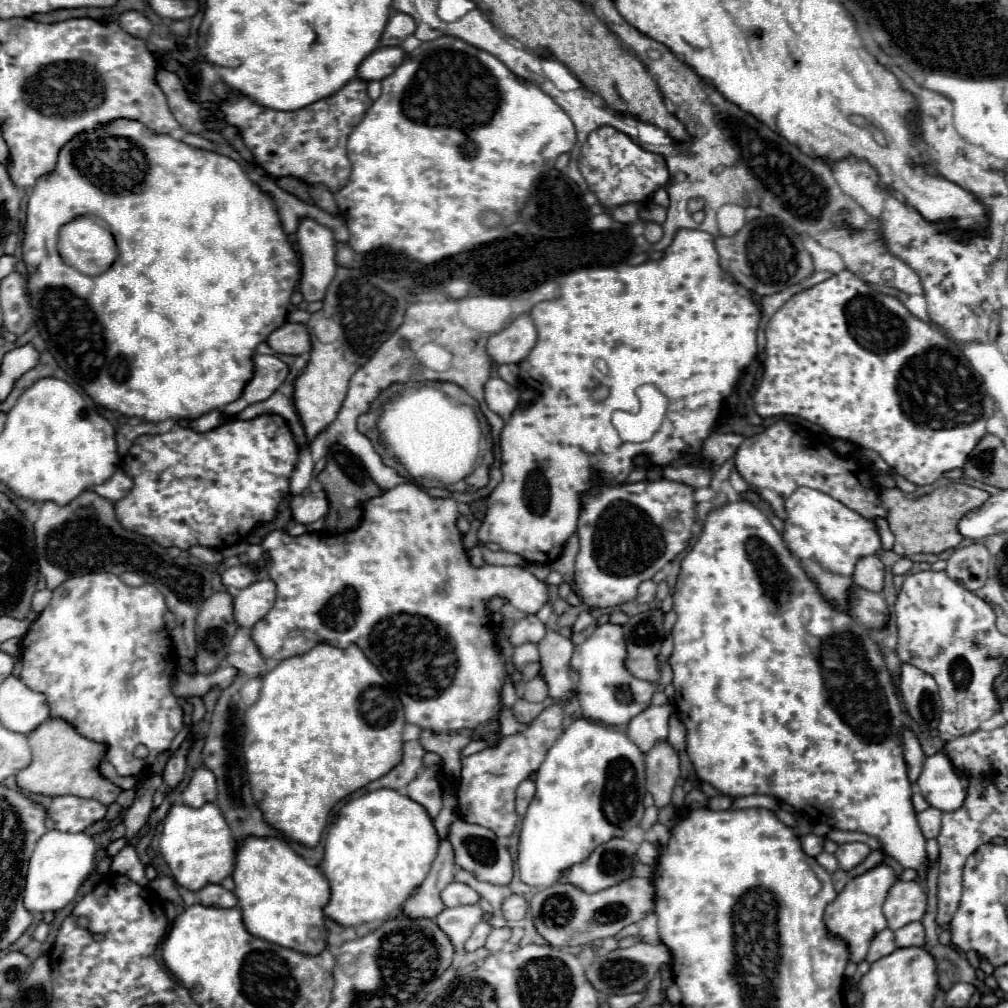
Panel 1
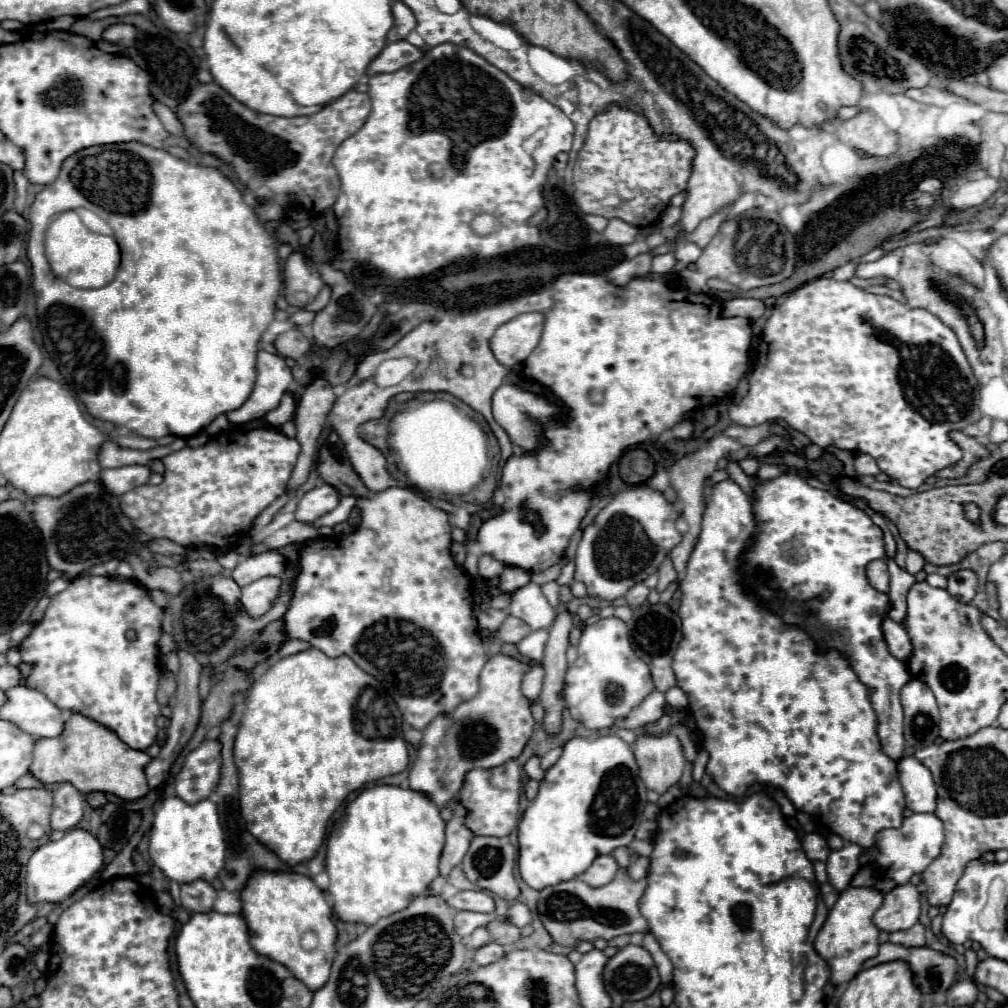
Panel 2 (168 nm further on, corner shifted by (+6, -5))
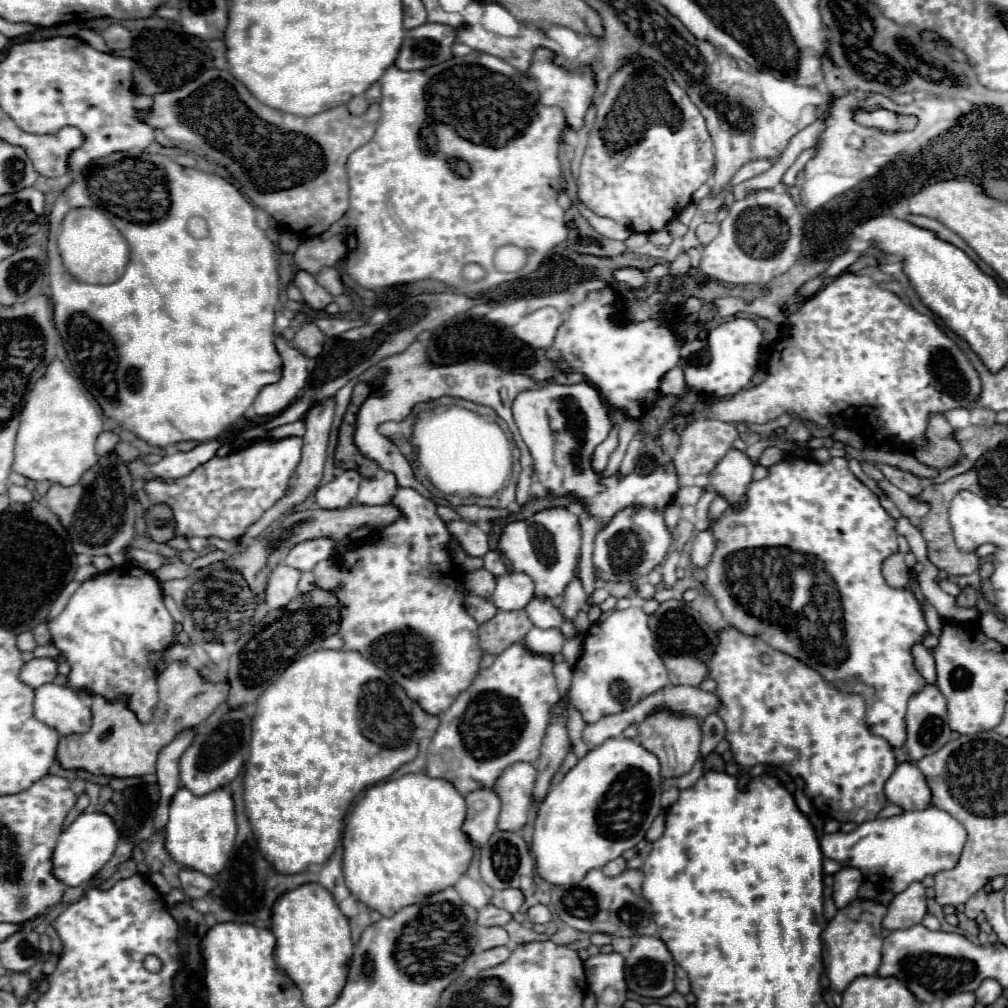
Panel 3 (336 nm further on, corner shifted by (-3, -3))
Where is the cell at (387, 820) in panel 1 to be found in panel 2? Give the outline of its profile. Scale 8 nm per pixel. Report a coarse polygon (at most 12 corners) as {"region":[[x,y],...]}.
{"region":[[372,786],[326,840],[332,916],[376,924],[426,892],[440,808]]}

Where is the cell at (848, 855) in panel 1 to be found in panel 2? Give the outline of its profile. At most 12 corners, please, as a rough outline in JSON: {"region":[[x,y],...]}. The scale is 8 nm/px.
{"region":[[862,848],[830,852],[828,880],[840,892],[860,870]]}

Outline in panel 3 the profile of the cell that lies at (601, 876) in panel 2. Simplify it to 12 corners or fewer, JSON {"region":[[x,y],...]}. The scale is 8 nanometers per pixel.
{"region":[[623,858],[607,862],[601,868],[607,876],[619,876],[627,868]]}

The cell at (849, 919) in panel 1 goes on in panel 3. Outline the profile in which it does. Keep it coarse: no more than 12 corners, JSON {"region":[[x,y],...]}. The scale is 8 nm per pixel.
{"region":[[855,900],[823,930],[833,992],[877,974],[885,906]]}

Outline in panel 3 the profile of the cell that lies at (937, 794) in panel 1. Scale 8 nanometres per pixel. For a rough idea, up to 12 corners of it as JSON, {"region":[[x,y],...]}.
{"region":[[899,764],[885,798],[903,810],[923,810],[931,790],[915,764]]}

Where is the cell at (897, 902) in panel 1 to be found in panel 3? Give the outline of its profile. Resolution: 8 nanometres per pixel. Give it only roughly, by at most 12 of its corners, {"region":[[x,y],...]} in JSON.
{"region":[[911,884],[887,906],[883,928],[911,928],[927,914],[925,886]]}

